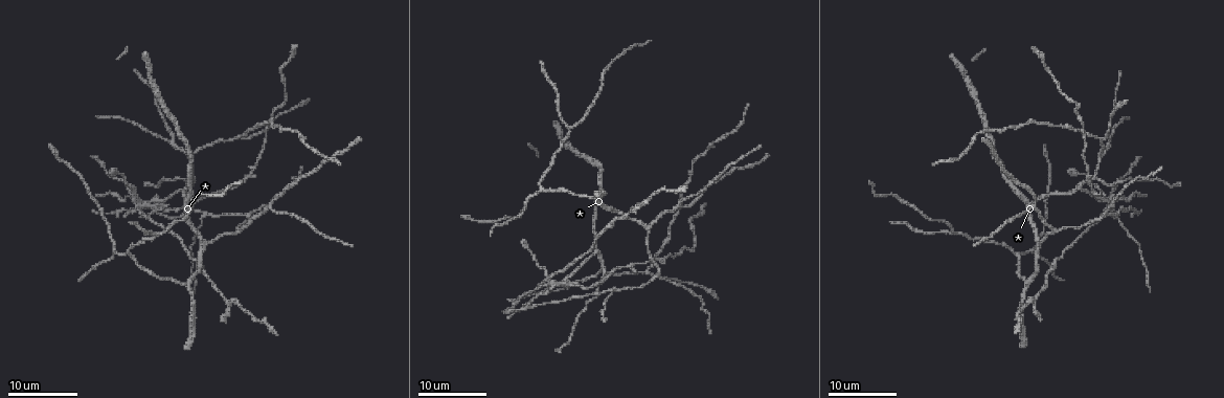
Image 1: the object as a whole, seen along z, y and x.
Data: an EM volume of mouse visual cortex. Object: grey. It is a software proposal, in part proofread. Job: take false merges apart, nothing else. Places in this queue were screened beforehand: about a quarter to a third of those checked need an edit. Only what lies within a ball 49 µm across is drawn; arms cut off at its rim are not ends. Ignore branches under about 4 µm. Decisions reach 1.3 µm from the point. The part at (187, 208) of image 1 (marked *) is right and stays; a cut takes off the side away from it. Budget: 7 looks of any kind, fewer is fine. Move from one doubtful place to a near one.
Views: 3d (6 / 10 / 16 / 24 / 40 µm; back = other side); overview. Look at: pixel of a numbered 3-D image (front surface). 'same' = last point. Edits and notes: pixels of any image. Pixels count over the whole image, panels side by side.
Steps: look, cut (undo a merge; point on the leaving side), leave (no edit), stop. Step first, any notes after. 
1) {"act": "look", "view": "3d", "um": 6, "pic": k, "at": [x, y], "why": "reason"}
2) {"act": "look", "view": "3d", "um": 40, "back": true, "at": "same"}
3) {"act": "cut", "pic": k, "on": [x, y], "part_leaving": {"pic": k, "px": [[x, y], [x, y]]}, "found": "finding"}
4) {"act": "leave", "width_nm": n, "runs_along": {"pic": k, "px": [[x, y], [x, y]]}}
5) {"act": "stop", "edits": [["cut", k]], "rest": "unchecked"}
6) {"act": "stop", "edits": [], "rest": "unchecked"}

{"act": "look", "view": "3d", "um": 24, "pic": 1, "at": [202, 216], "why": "three arms meet"}

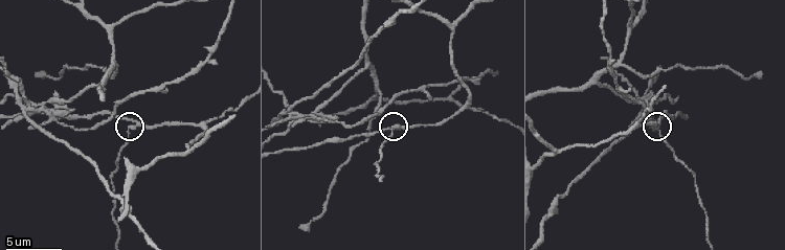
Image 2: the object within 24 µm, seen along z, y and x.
{"act": "look", "view": "3d", "um": 6, "pic": 2, "at": [132, 122]}

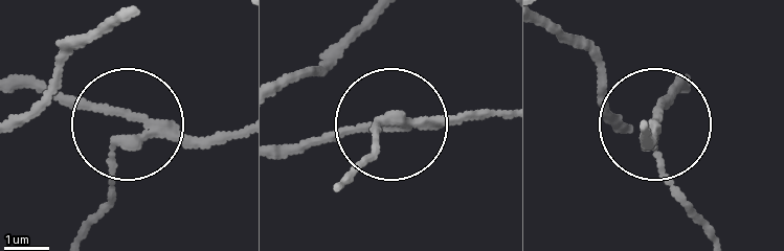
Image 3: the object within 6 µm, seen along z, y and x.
{"act": "cut", "pic": 3, "on": [111, 170], "side_arm_um": 14, "part_leaving": {"pic": 3, "px": [[156, 134], [126, 145], [111, 202], [84, 235]]}, "found": "a second neuron is stuck on"}

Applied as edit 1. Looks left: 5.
{"act": "look", "view": "3d", "um": 10, "pic": 2, "at": [43, 108], "why": "thin arm on a thick one"}

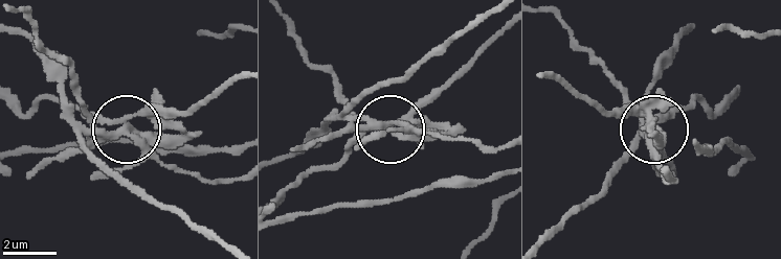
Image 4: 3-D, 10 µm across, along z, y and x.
{"act": "cut", "pic": 4, "on": [182, 132], "width_nm": 300, "part_leaving": {"pic": 4, "px": [[649, 112], [655, 164], [669, 184], [667, 174]]}, "found": "two neurons meet here"}

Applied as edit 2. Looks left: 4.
{"act": "look", "view": "overview", "why": "see it whole again"}

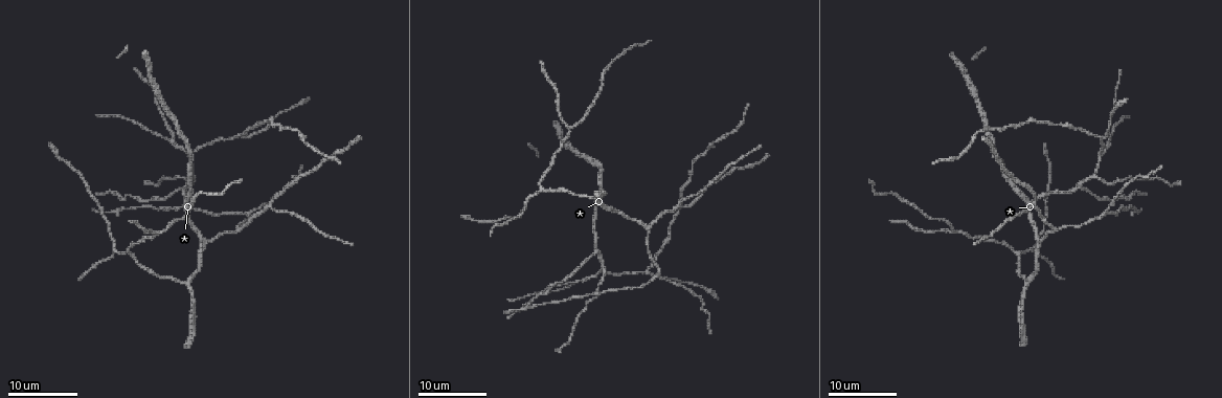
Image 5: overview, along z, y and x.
{"act": "look", "view": "3d", "um": 16, "pic": 5, "at": [583, 282], "why": "three-way junction"}

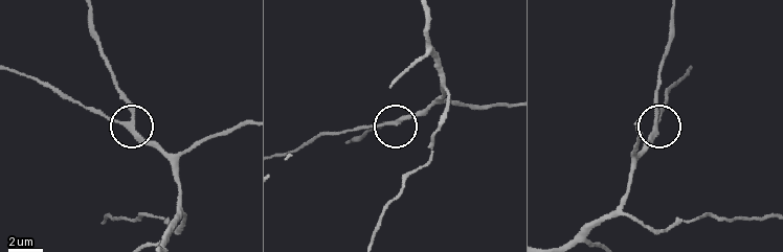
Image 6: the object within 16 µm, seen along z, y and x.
{"act": "look", "view": "3d", "um": 10, "pic": 6, "at": [393, 121], "why": "zoom in"}

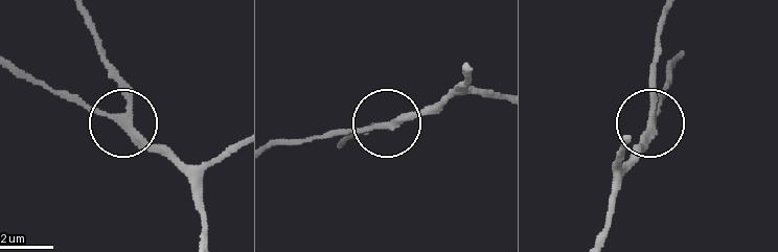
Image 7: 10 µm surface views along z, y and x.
{"act": "leave", "runs_along": {"pic": 7, "px": [[598, 237], [614, 184], [636, 159], [653, 116], [653, 65]]}, "found": "all the same neuron"}

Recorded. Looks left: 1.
{"act": "stop", "edits": [["cut", 3], ["cut", 4]], "rest": "unchecked"}

